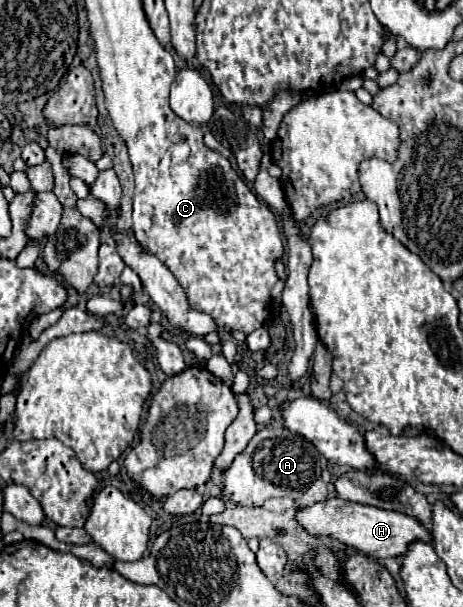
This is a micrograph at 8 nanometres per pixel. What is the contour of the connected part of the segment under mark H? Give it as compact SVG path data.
M341 497L325 499L323 503L313 503L311 507L303 507L295 515L297 523L315 537L333 537L349 547L355 547L357 551L373 557L399 557L407 551L407 545L413 541L429 541L429 531L413 517L397 513L397 511L385 511L371 505L361 505L353 501L345 501Z

